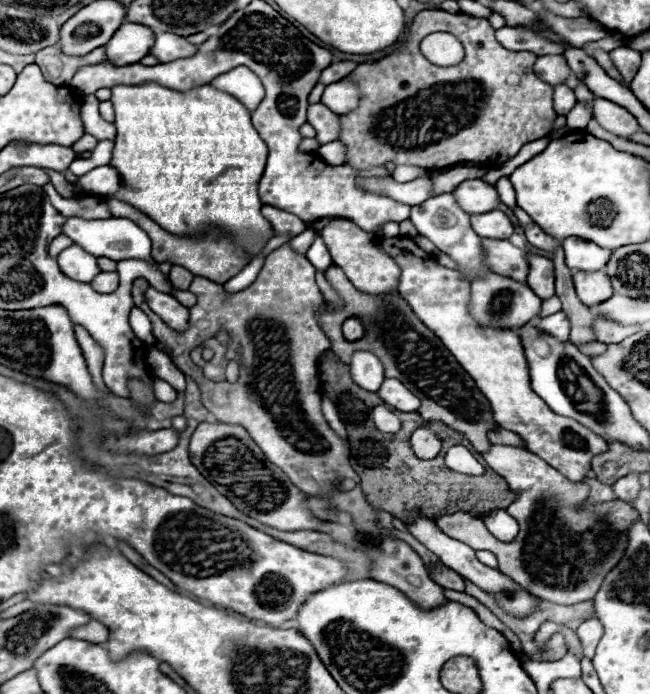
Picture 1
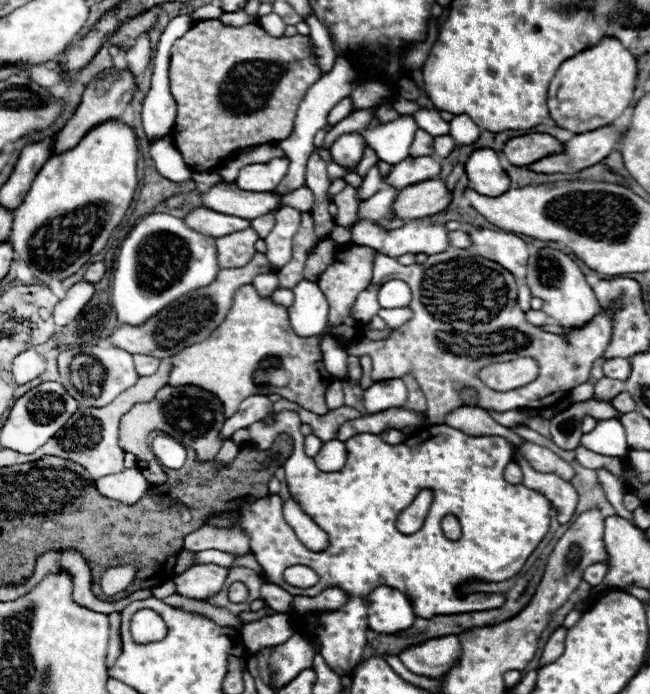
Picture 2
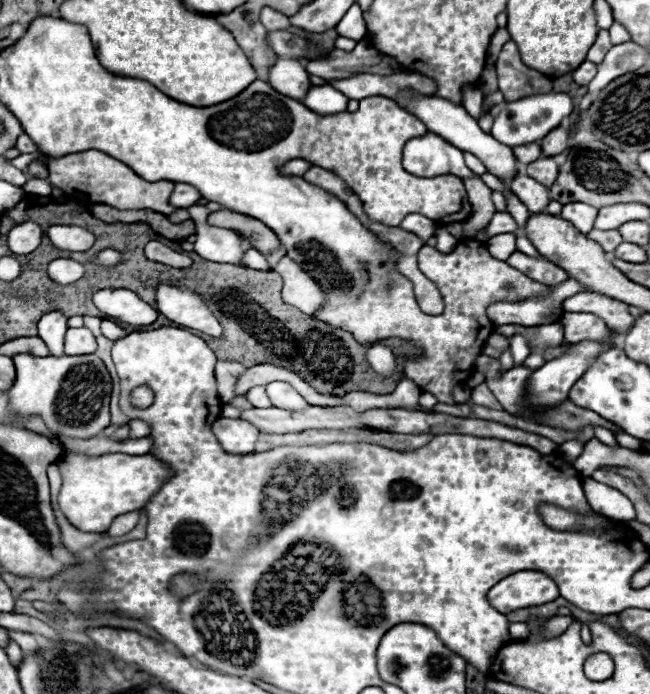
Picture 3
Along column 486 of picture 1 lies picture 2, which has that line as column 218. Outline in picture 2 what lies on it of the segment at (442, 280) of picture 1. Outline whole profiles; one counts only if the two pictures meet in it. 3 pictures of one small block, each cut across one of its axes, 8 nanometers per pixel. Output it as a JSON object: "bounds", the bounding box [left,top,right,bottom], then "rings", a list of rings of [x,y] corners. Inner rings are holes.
{"bounds":[168,286,334,418],"rings":[[[244,286],[236,292],[236,300],[224,318],[224,324],[208,336],[208,340],[184,348],[172,356],[172,370],[168,376],[170,386],[198,386],[212,392],[224,406],[224,416],[230,418],[240,400],[254,394],[280,394],[302,408],[326,414],[326,388],[334,380],[322,362],[318,348],[322,336],[298,338],[288,322],[288,312],[282,306],[264,300],[254,292],[254,286]]]}

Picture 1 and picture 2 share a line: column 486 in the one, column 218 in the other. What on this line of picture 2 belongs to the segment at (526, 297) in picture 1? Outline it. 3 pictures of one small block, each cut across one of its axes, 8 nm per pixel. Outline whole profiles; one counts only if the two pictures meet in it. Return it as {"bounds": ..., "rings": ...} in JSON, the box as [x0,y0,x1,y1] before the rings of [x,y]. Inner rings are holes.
{"bounds":[110,254,280,358],"rings":[[[256,254],[244,268],[220,270],[212,284],[198,288],[198,290],[190,292],[188,296],[182,296],[180,300],[172,302],[168,308],[164,308],[164,312],[160,312],[160,316],[154,316],[140,328],[132,328],[132,326],[116,328],[114,334],[110,336],[110,340],[114,346],[124,348],[126,352],[132,352],[132,354],[150,354],[156,358],[170,358],[170,356],[178,354],[180,350],[206,340],[210,336],[210,332],[216,330],[220,326],[220,322],[226,318],[226,314],[230,312],[236,290],[244,284],[252,284],[252,280],[258,274],[266,274],[266,272],[278,274],[280,270],[274,268],[266,260],[264,254]]]}

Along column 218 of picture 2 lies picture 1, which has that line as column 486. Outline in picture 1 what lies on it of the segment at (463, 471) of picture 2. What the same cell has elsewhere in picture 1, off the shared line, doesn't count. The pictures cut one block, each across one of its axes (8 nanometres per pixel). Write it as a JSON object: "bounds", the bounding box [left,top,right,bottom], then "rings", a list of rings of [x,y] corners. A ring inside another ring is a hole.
{"bounds":[484,510,518,542],"rings":[[[492,510],[484,516],[488,530],[502,542],[510,542],[518,534],[518,522],[506,510]]]}

